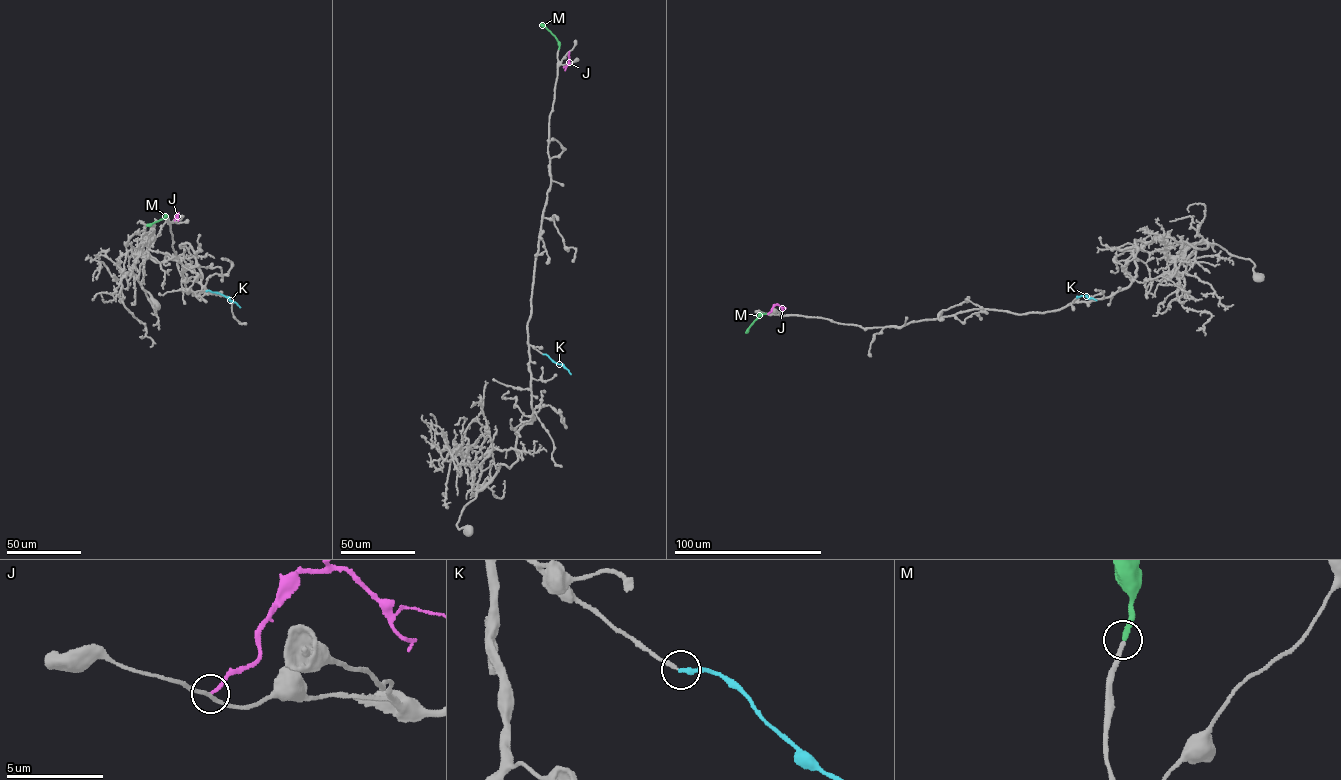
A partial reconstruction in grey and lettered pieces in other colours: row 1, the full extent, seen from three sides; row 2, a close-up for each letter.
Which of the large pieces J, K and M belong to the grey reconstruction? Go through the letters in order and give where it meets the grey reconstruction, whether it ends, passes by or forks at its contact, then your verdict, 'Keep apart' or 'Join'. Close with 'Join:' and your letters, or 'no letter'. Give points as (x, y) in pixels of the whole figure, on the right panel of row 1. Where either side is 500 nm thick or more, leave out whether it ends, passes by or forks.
J: Touches grey at (768, 314). It ends there. Keep apart
K: Touches grey at (1077, 297). It ends there. Keep apart
M: Touches grey at (766, 313). It ends there. Join
Join: M

